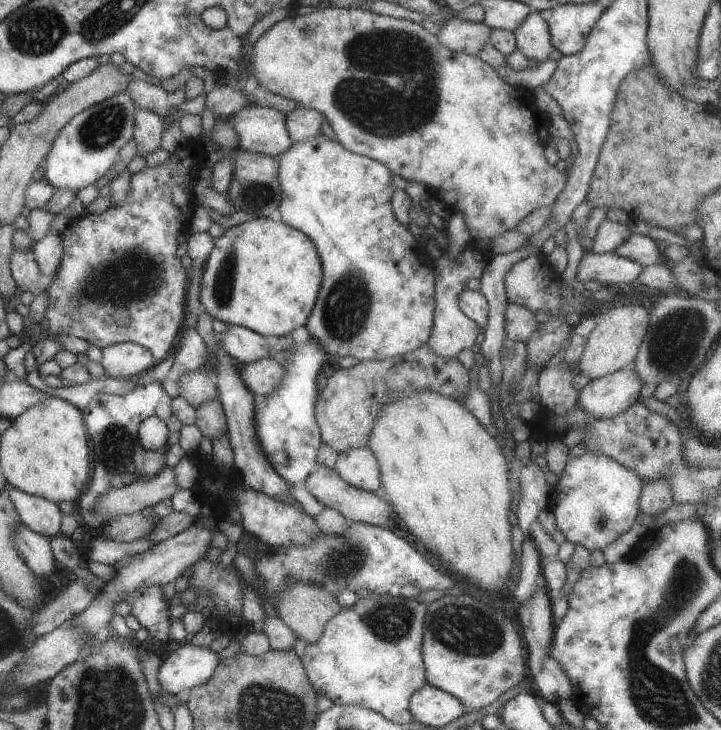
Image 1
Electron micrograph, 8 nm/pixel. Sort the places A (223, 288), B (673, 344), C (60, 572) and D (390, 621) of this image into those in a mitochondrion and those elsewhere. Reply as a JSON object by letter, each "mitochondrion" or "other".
{"A":"mitochondrion","B":"mitochondrion","C":"other","D":"mitochondrion"}

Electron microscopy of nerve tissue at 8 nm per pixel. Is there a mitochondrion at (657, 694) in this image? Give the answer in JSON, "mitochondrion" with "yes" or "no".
{"mitochondrion":"yes"}

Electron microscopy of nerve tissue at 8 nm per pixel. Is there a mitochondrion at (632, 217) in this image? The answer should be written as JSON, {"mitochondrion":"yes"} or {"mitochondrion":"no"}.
{"mitochondrion":"no"}

